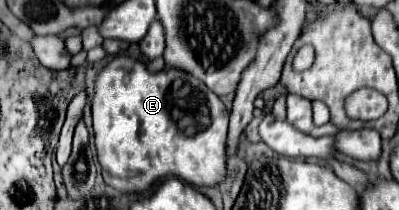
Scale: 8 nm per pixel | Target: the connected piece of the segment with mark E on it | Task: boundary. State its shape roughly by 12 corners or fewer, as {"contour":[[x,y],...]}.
{"contour":[[180,69],[98,75],[104,181],[226,179],[228,111]]}

